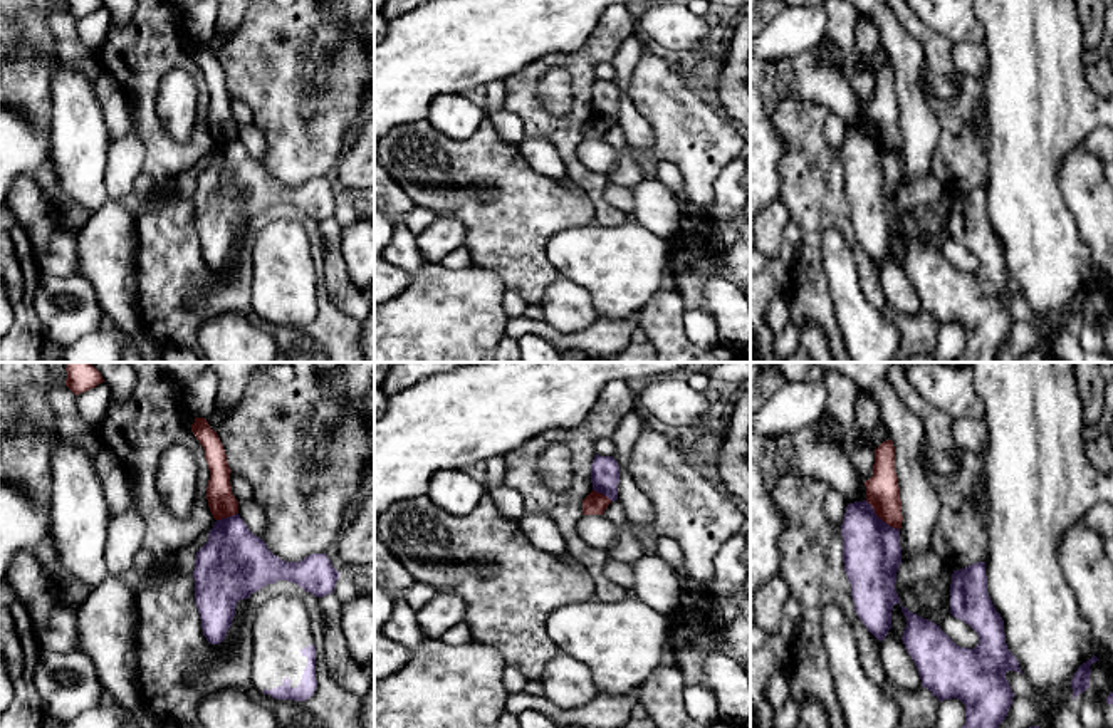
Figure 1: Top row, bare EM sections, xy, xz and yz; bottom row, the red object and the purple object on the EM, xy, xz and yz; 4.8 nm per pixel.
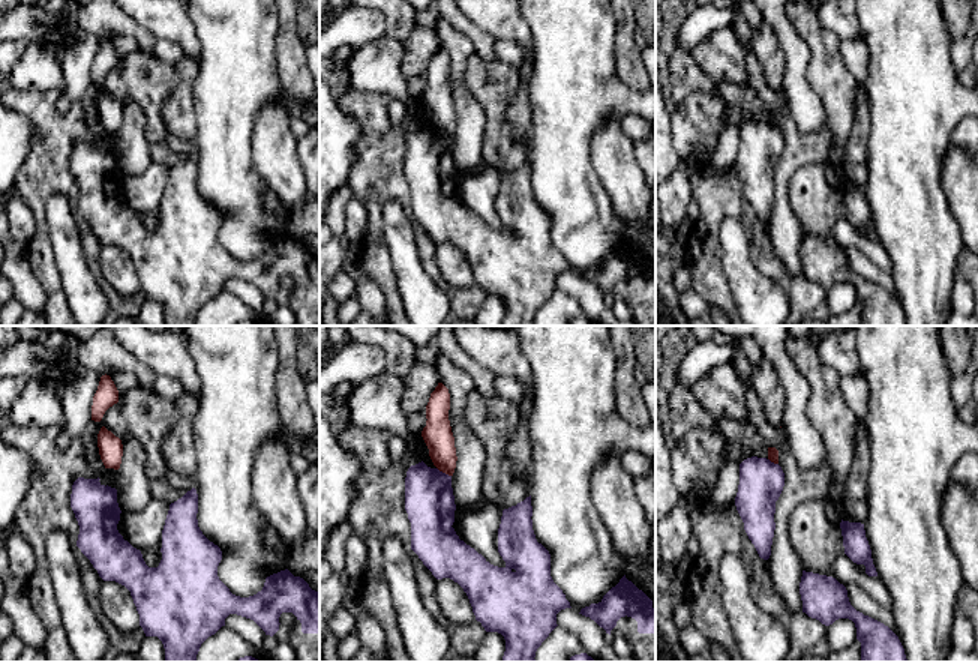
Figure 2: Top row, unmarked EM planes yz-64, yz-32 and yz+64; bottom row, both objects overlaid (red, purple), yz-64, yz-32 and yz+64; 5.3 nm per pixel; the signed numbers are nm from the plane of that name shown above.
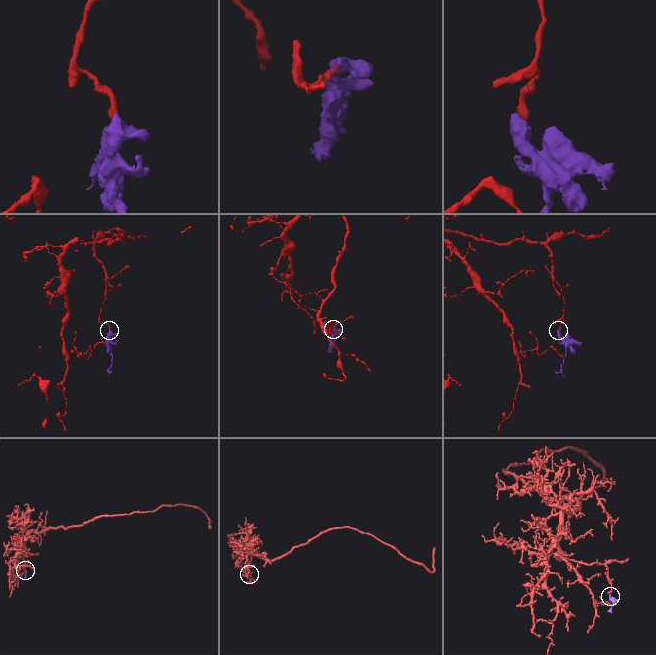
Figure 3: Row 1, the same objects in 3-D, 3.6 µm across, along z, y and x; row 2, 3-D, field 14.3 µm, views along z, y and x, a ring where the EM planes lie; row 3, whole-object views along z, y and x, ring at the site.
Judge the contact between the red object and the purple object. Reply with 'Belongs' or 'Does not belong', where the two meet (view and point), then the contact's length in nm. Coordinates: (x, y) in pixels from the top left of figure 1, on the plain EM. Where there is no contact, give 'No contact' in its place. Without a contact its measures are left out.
Does not belong. Touches red at yz (882, 143). Shared border 220 nm

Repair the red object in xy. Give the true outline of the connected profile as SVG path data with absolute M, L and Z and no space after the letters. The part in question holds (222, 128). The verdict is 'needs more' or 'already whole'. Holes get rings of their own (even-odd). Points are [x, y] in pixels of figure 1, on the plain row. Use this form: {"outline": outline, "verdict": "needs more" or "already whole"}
{"outline": "M195 42L191 49L195 62L205 74L205 84L210 94L206 111L206 124L215 144L222 144L238 138L238 126L232 117L230 91L223 69L205 42Z", "verdict": "already whole"}

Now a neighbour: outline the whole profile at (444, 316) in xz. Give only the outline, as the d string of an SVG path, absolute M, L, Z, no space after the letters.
M426 262L403 294L374 304L374 362L494 362L509 322L502 305L504 294L502 277L494 270L473 265L453 270Z

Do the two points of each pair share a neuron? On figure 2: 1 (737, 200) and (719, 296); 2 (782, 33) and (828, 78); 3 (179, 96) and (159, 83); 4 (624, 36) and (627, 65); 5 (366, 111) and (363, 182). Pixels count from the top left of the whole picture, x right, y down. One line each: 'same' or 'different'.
1: same
2: different
3: different
4: same
5: same

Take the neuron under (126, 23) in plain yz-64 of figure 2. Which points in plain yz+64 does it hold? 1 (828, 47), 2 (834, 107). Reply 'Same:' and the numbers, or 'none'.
Same: 1, 2

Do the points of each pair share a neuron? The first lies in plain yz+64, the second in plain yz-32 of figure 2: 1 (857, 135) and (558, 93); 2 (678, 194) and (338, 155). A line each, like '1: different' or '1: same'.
1: different
2: different

